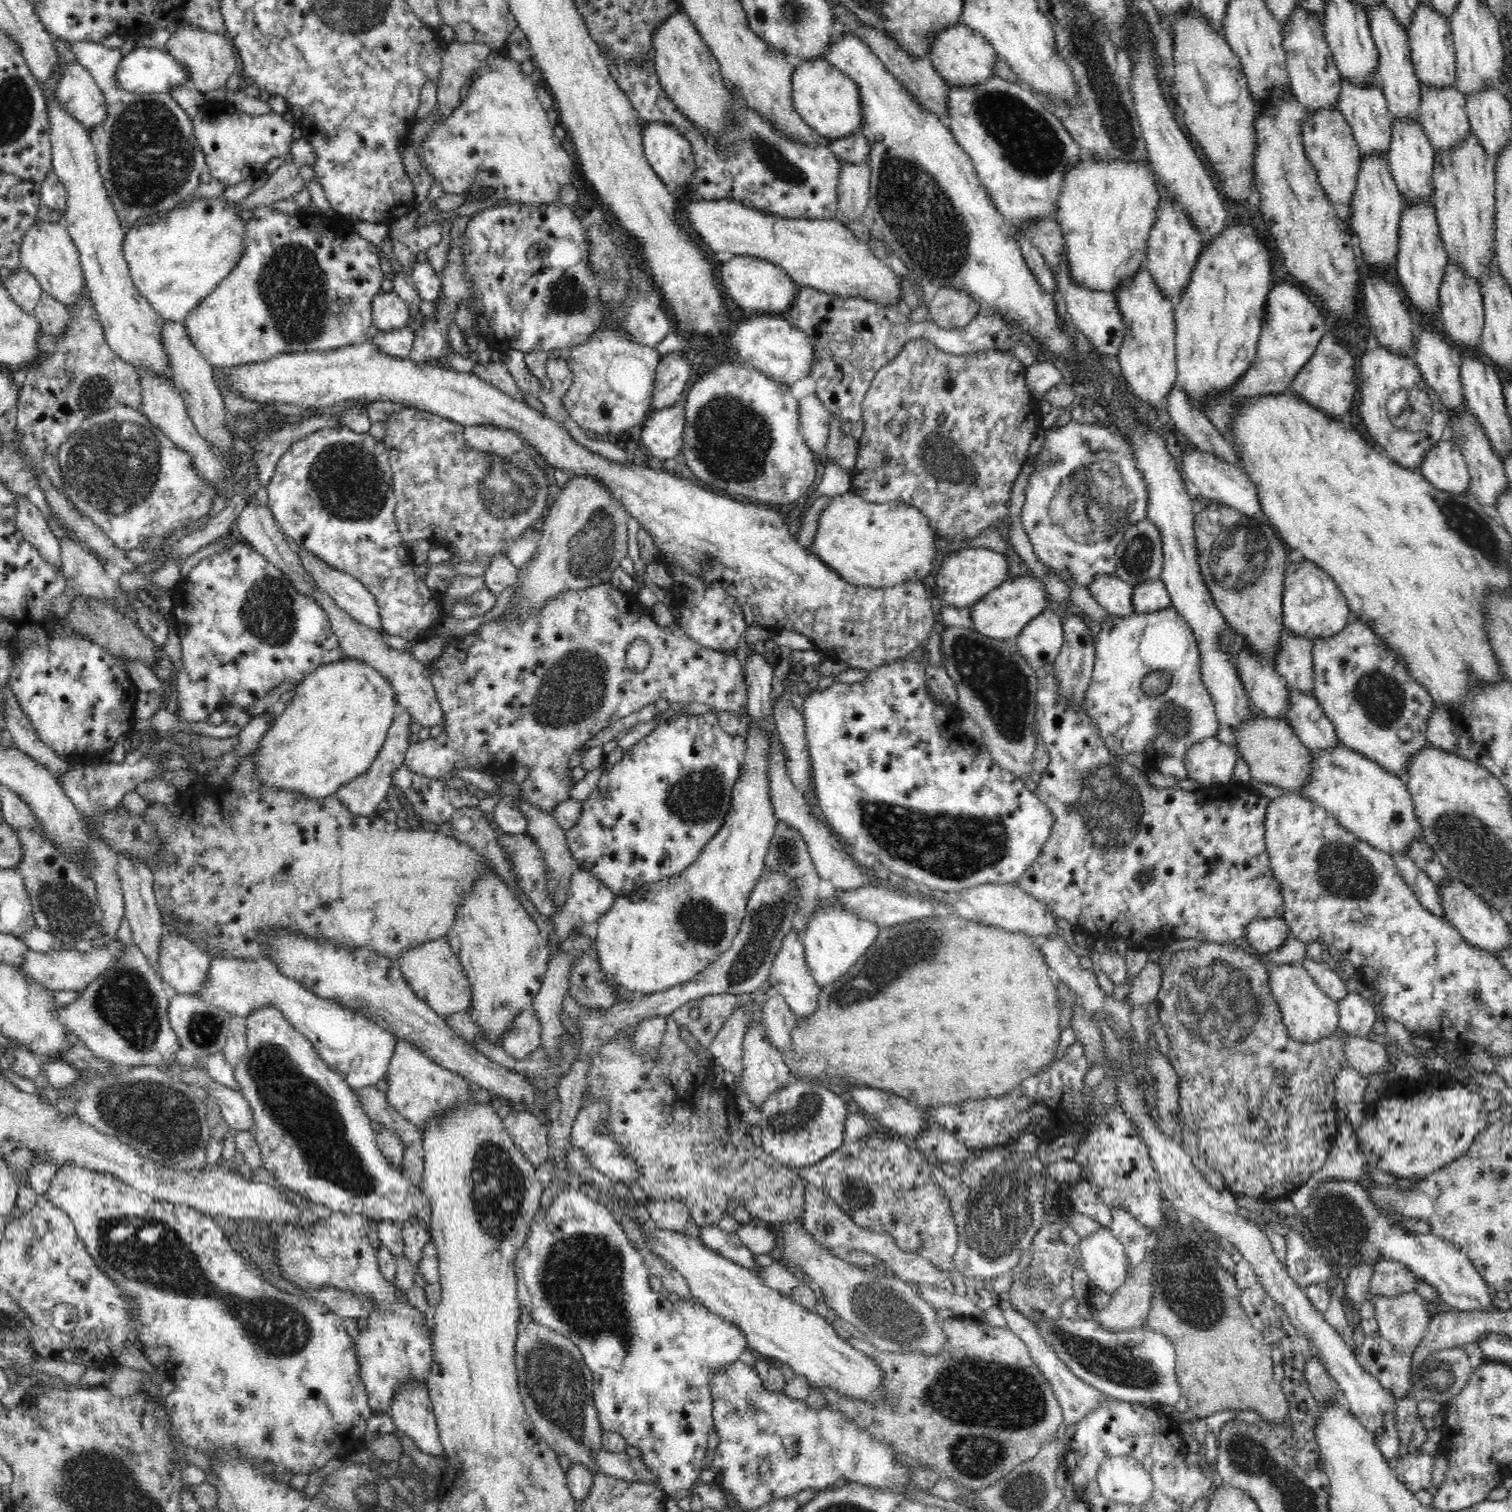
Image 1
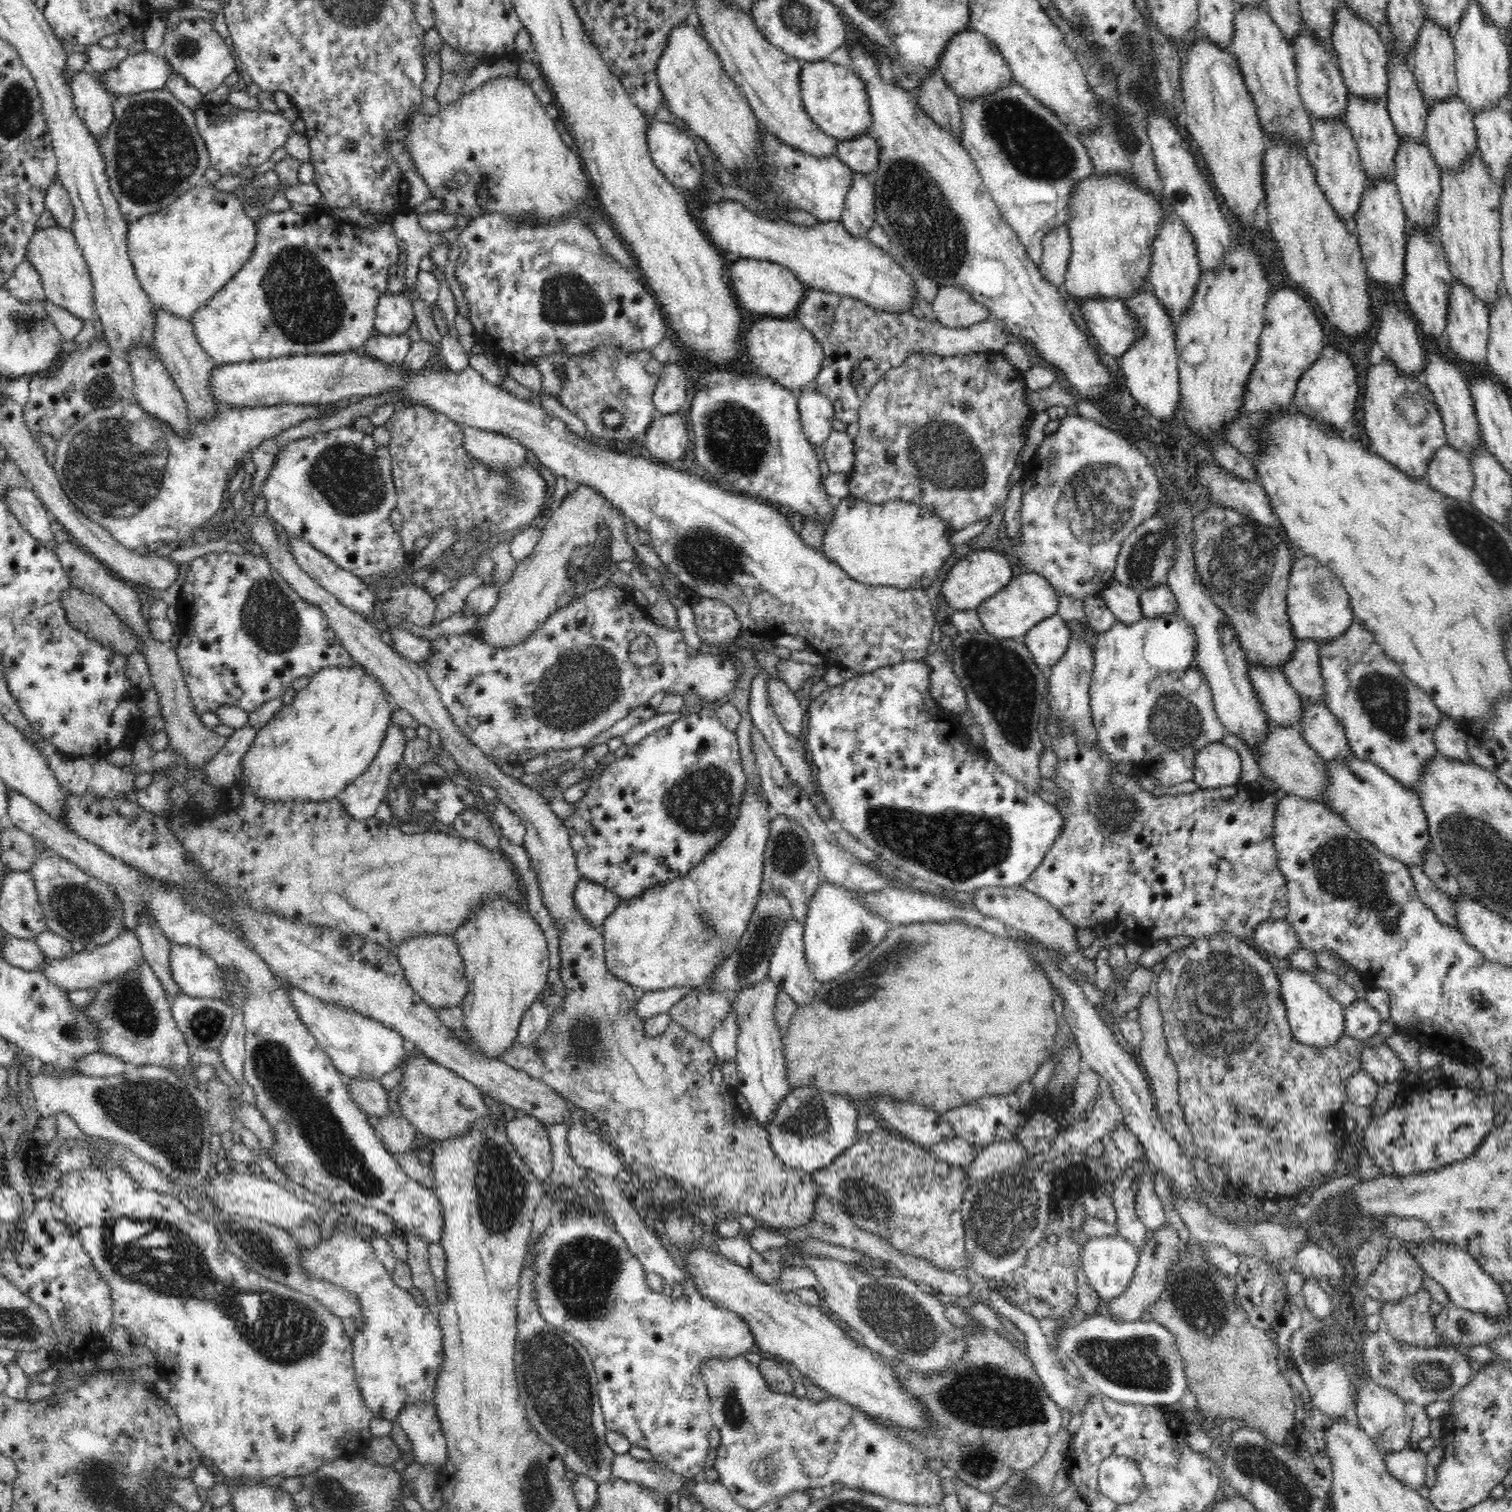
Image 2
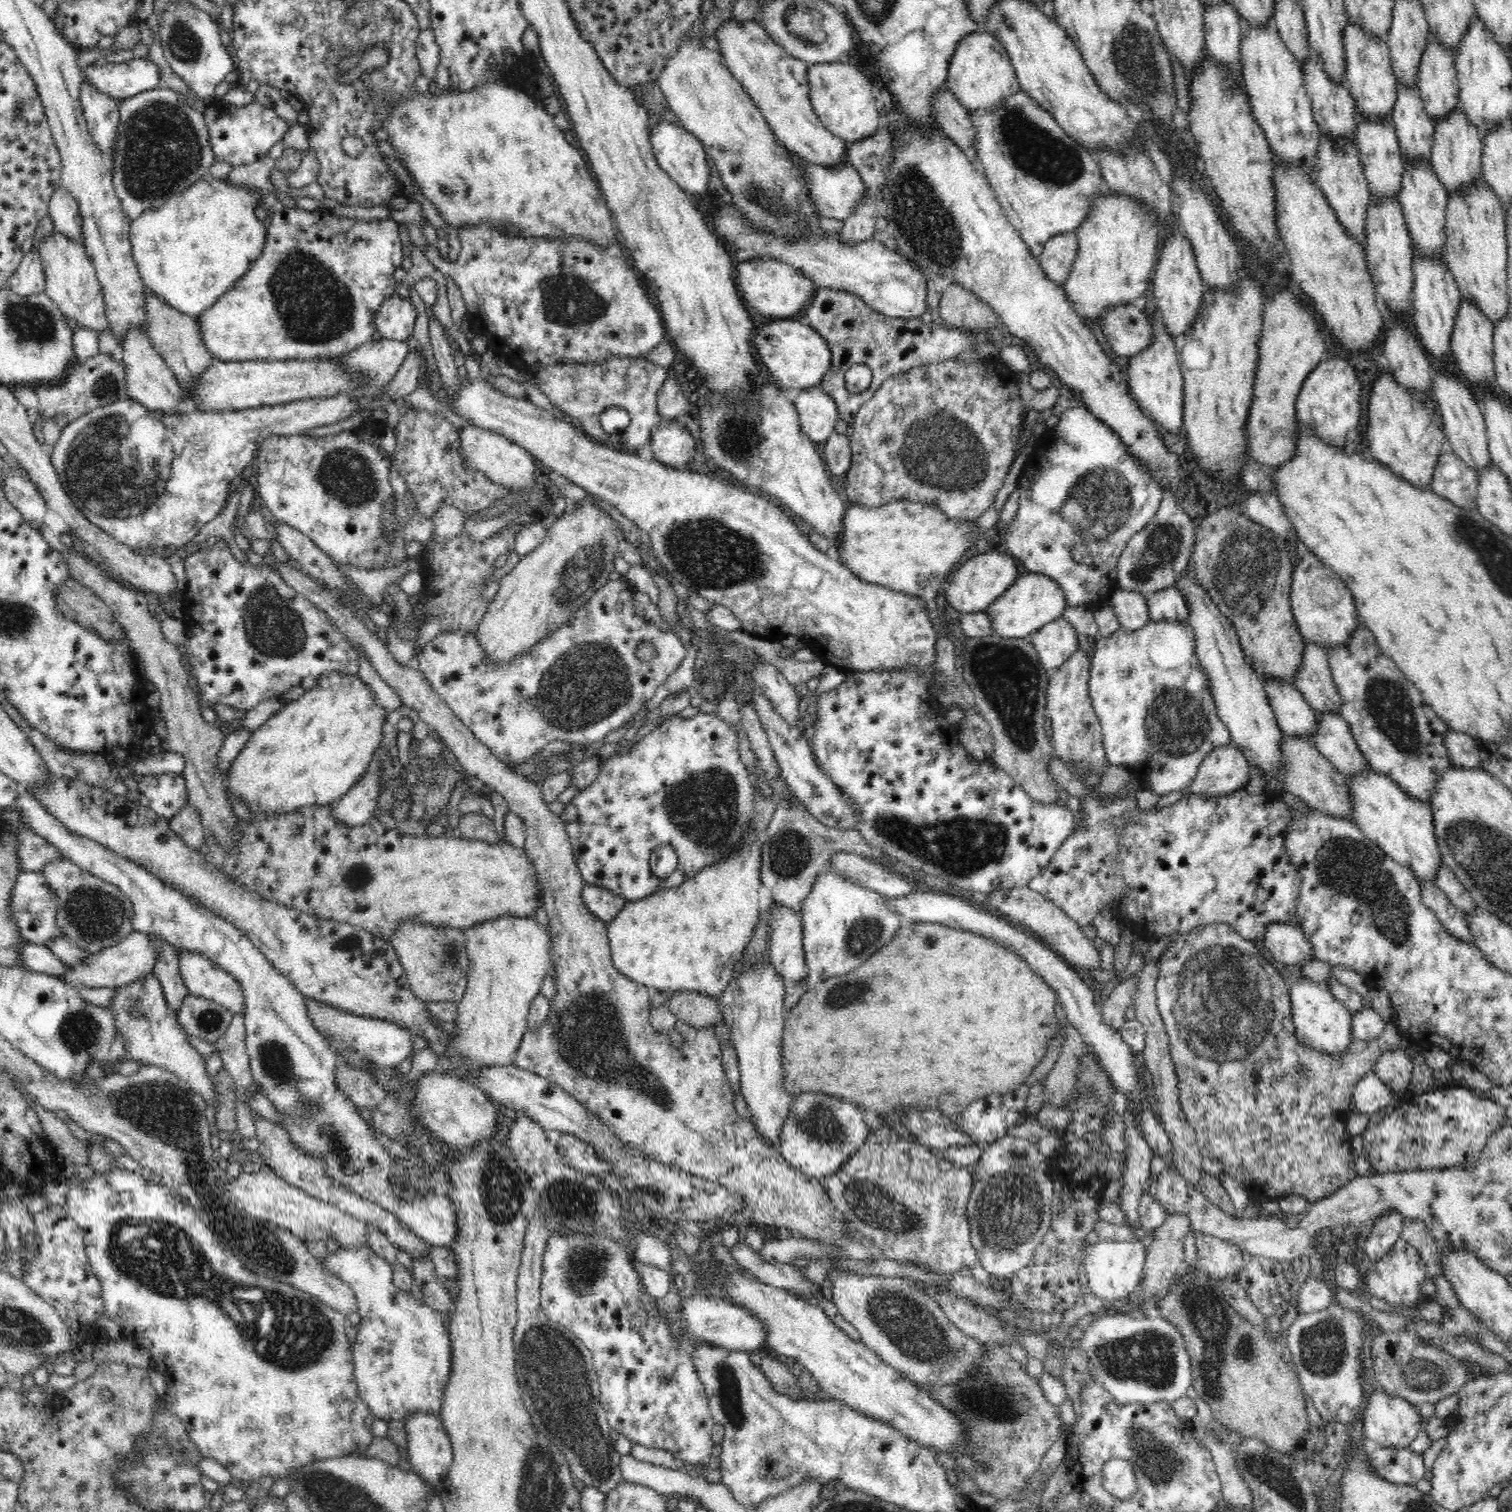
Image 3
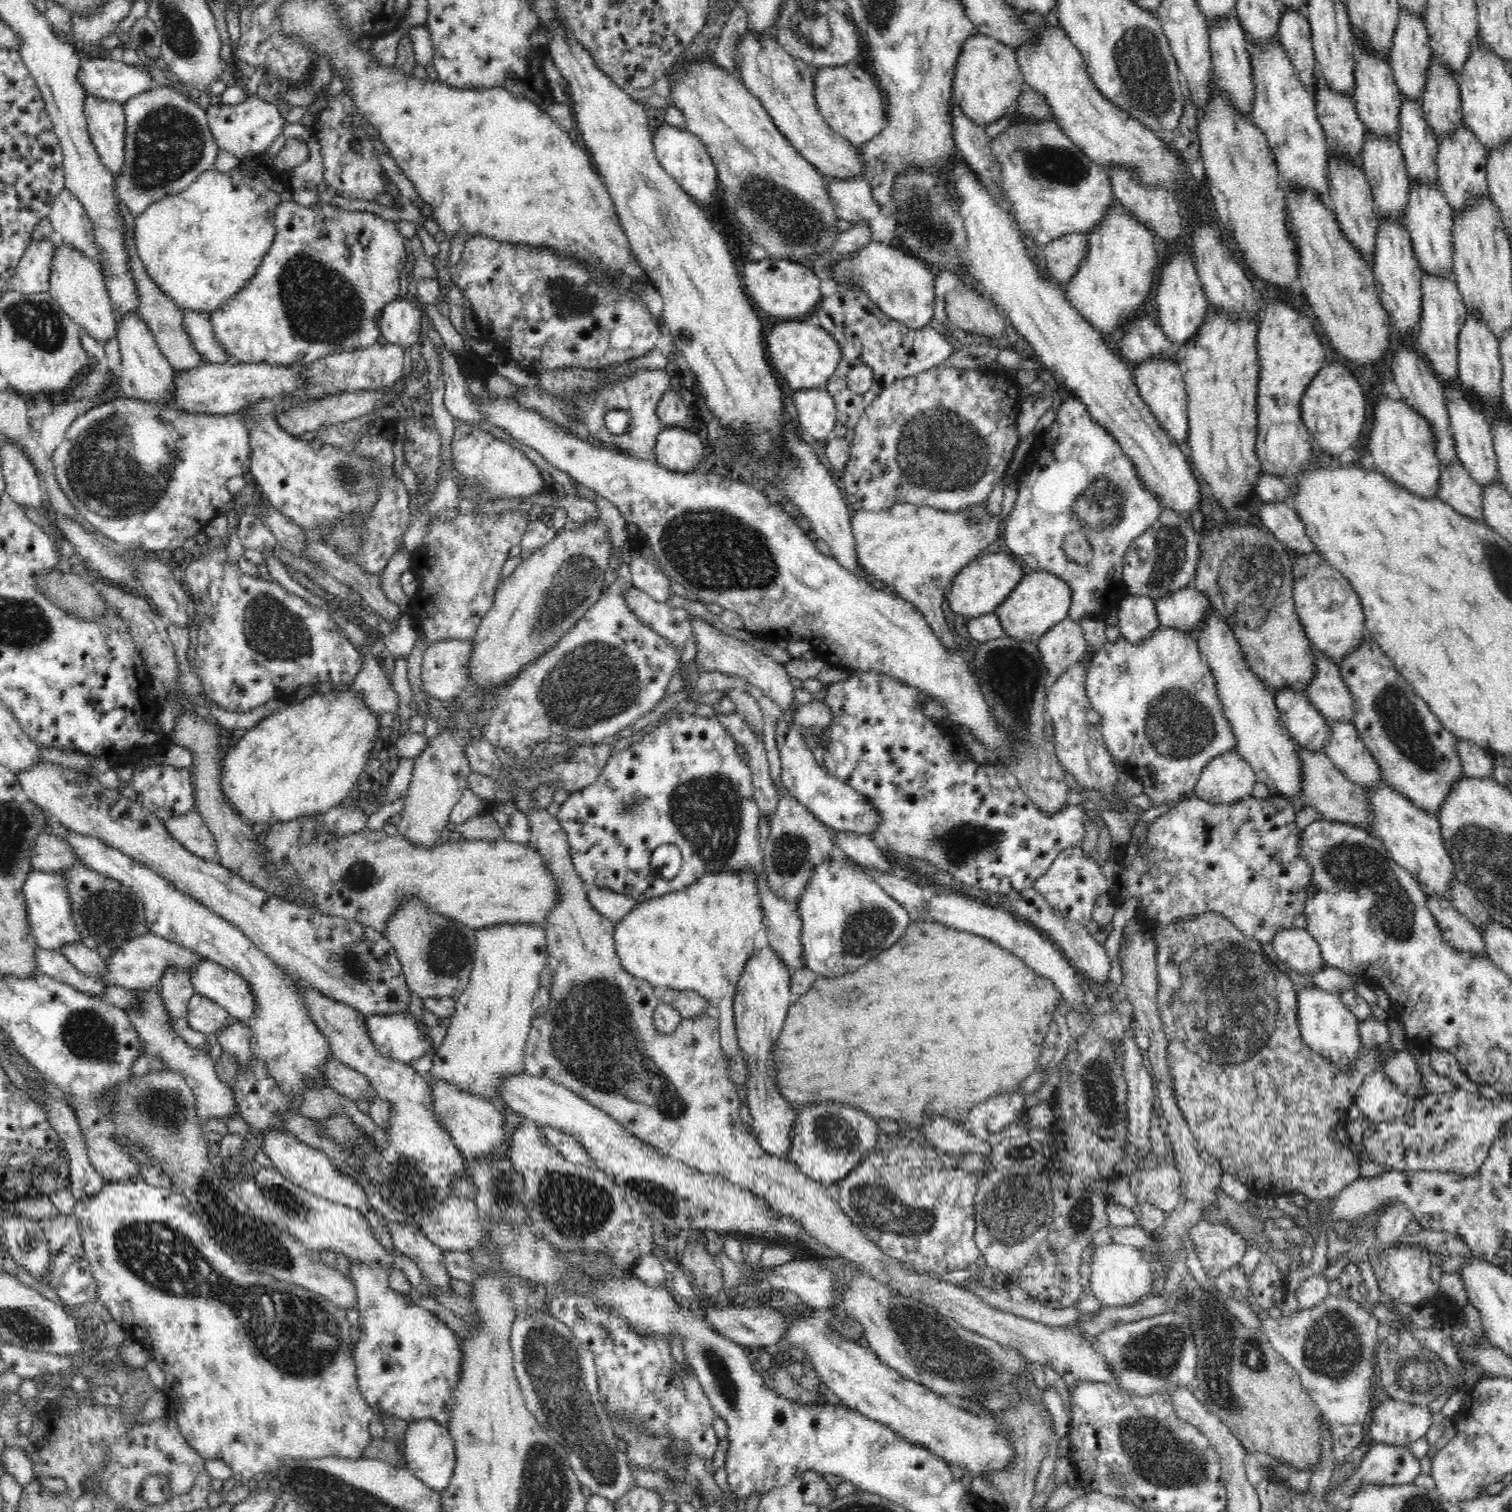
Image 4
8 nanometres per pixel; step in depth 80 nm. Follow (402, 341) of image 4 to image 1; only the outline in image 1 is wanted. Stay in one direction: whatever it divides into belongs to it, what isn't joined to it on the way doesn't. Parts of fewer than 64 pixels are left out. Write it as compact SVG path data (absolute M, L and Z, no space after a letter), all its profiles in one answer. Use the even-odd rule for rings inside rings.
M393 290L380 292L372 301L373 324L379 331L390 331L409 325L408 303Z

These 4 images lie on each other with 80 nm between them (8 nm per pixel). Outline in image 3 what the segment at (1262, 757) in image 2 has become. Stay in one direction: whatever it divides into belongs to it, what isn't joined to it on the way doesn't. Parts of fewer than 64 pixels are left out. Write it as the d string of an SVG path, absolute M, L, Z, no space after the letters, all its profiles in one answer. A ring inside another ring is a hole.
M1284 735L1281 742L1283 756L1283 788L1298 796L1308 807L1318 809L1336 818L1351 820L1353 813L1352 797L1345 781L1346 775L1337 771L1314 744L1298 735Z

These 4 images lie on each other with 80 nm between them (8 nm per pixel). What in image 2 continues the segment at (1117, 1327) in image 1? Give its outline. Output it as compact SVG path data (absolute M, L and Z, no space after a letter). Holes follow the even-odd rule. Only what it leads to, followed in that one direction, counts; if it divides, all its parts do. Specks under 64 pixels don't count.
M1168 1224L1153 1232L1140 1251L1138 1264L1126 1290L1104 1303L1100 1314L1109 1315L1112 1320L1123 1320L1124 1322L1140 1320L1144 1312L1148 1311L1148 1308L1158 1300L1166 1286L1166 1276L1169 1275L1170 1264L1174 1260L1178 1260L1178 1246L1180 1246L1180 1237Z

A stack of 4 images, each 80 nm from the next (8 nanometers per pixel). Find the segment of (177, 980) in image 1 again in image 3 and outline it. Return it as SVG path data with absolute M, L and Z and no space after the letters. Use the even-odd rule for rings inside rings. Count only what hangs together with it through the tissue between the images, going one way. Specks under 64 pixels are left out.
M181 949L177 956L181 977L190 995L212 1000L233 1013L246 1008L241 984L222 967L200 953Z

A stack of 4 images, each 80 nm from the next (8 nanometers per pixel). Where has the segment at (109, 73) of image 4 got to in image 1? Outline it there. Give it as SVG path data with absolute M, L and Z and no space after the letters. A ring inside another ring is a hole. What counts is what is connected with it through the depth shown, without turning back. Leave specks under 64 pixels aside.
M136 47L126 55L114 74L118 87L136 95L170 94L176 86L189 83L188 69L182 67L166 47Z

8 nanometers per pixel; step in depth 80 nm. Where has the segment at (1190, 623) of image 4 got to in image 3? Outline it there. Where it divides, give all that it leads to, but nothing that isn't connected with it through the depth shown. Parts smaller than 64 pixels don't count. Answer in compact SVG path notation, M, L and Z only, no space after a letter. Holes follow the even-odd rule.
M1175 586L1163 588L1145 597L1152 621L1166 619L1187 621L1189 610L1185 596Z

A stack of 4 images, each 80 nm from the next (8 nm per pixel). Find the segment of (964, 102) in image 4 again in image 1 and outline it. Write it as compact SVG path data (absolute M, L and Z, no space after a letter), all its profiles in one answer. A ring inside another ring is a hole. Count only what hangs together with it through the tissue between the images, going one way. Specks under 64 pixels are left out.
M958 22L938 32L938 36L934 38L934 44L931 44L928 57L936 72L948 84L969 87L995 75L993 64L997 61L998 54L986 38L968 27L966 23Z

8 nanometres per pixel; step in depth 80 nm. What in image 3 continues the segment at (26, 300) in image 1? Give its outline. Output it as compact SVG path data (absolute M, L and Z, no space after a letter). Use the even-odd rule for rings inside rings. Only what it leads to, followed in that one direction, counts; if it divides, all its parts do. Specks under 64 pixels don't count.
M35 245L22 258L19 267L6 283L6 288L20 296L34 296L45 290L45 274Z

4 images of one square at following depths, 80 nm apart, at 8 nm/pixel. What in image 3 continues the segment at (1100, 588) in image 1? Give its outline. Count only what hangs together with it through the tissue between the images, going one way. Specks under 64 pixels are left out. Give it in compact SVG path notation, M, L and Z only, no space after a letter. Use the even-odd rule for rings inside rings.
M1118 588L1110 597L1109 605L1113 608L1124 631L1137 631L1151 620L1146 597L1142 593Z

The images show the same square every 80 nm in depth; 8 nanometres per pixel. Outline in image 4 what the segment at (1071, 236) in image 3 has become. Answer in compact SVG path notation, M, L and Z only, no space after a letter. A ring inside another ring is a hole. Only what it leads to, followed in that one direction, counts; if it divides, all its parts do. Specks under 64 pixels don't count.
M1070 233L1054 239L1043 254L1047 274L1057 284L1065 285L1078 270L1080 261L1086 256L1087 242L1082 233Z

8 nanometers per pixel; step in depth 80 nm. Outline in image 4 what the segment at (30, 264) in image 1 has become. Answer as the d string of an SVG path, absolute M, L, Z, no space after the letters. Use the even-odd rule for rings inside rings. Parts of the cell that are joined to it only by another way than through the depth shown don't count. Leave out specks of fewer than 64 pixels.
M54 234L54 256L50 267L49 293L59 304L59 307L76 323L84 329L93 339L104 344L105 341L114 337L116 325L111 298L108 294L106 283L96 261L84 255L82 251L71 247L63 241L63 238Z

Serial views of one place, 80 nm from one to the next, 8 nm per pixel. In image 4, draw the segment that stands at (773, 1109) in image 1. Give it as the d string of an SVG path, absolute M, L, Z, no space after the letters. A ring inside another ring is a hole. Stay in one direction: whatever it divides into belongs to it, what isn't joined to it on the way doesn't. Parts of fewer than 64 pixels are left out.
M822 1102L822 1104L810 1104L797 1111L792 1130L792 1142L789 1150L789 1160L794 1161L800 1172L806 1176L820 1181L829 1187L837 1180L843 1179L856 1165L870 1152L878 1141L880 1129L876 1128L874 1120L864 1116L860 1110L848 1106L848 1104L834 1104L834 1102Z

